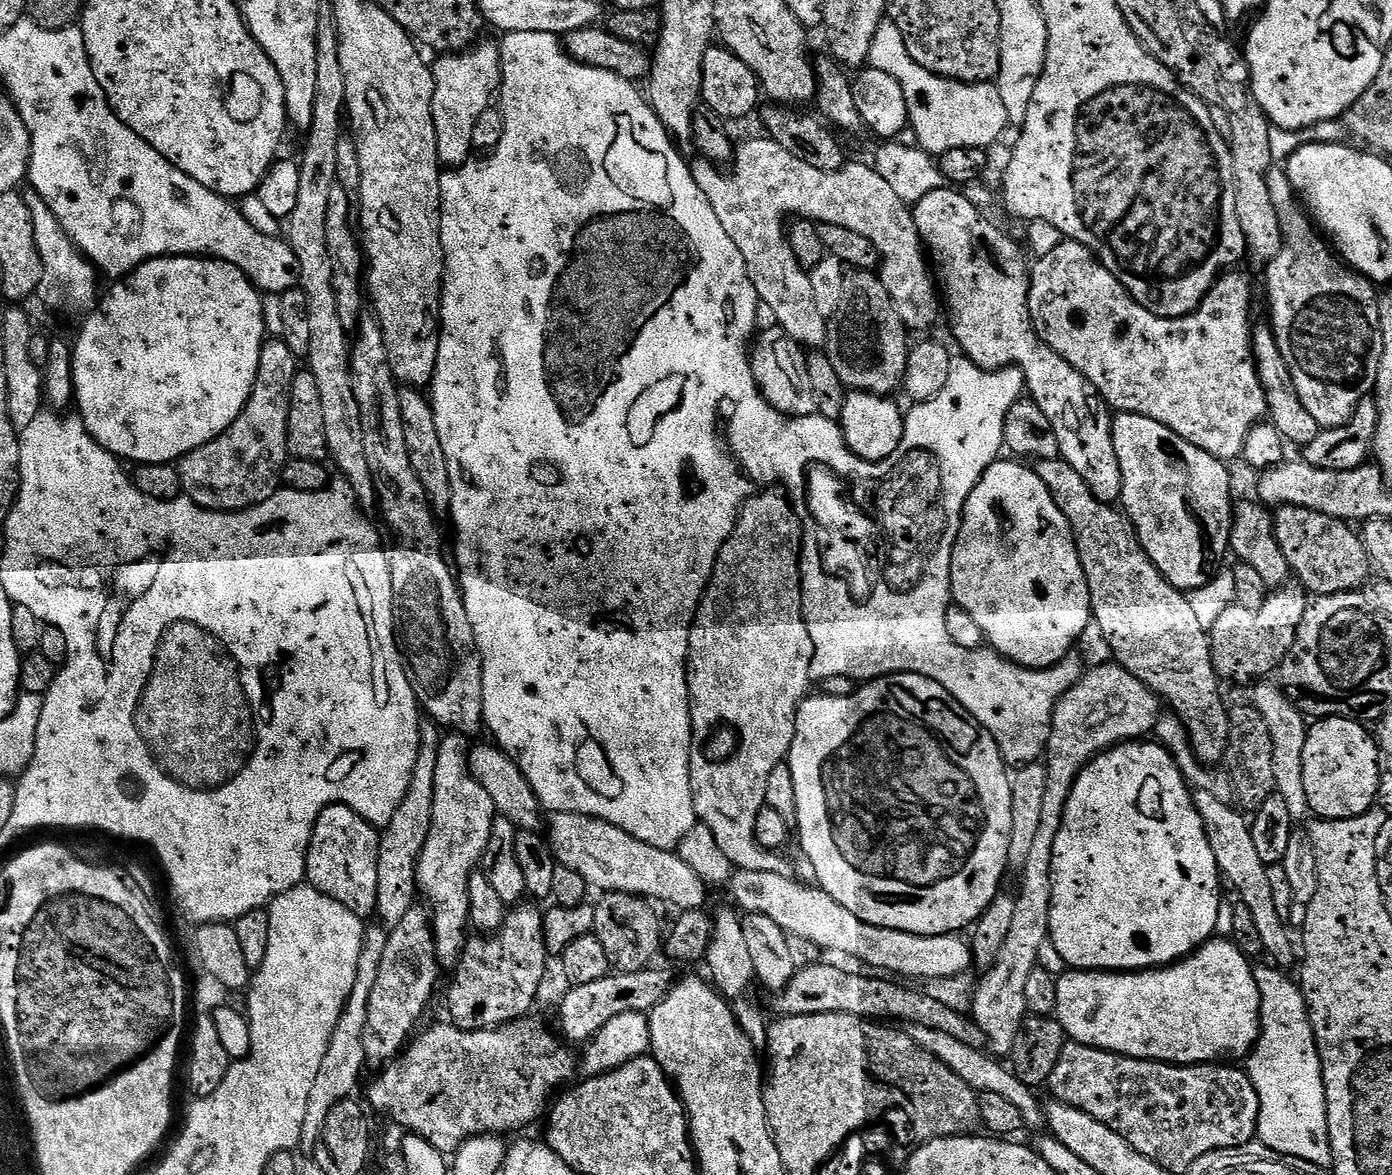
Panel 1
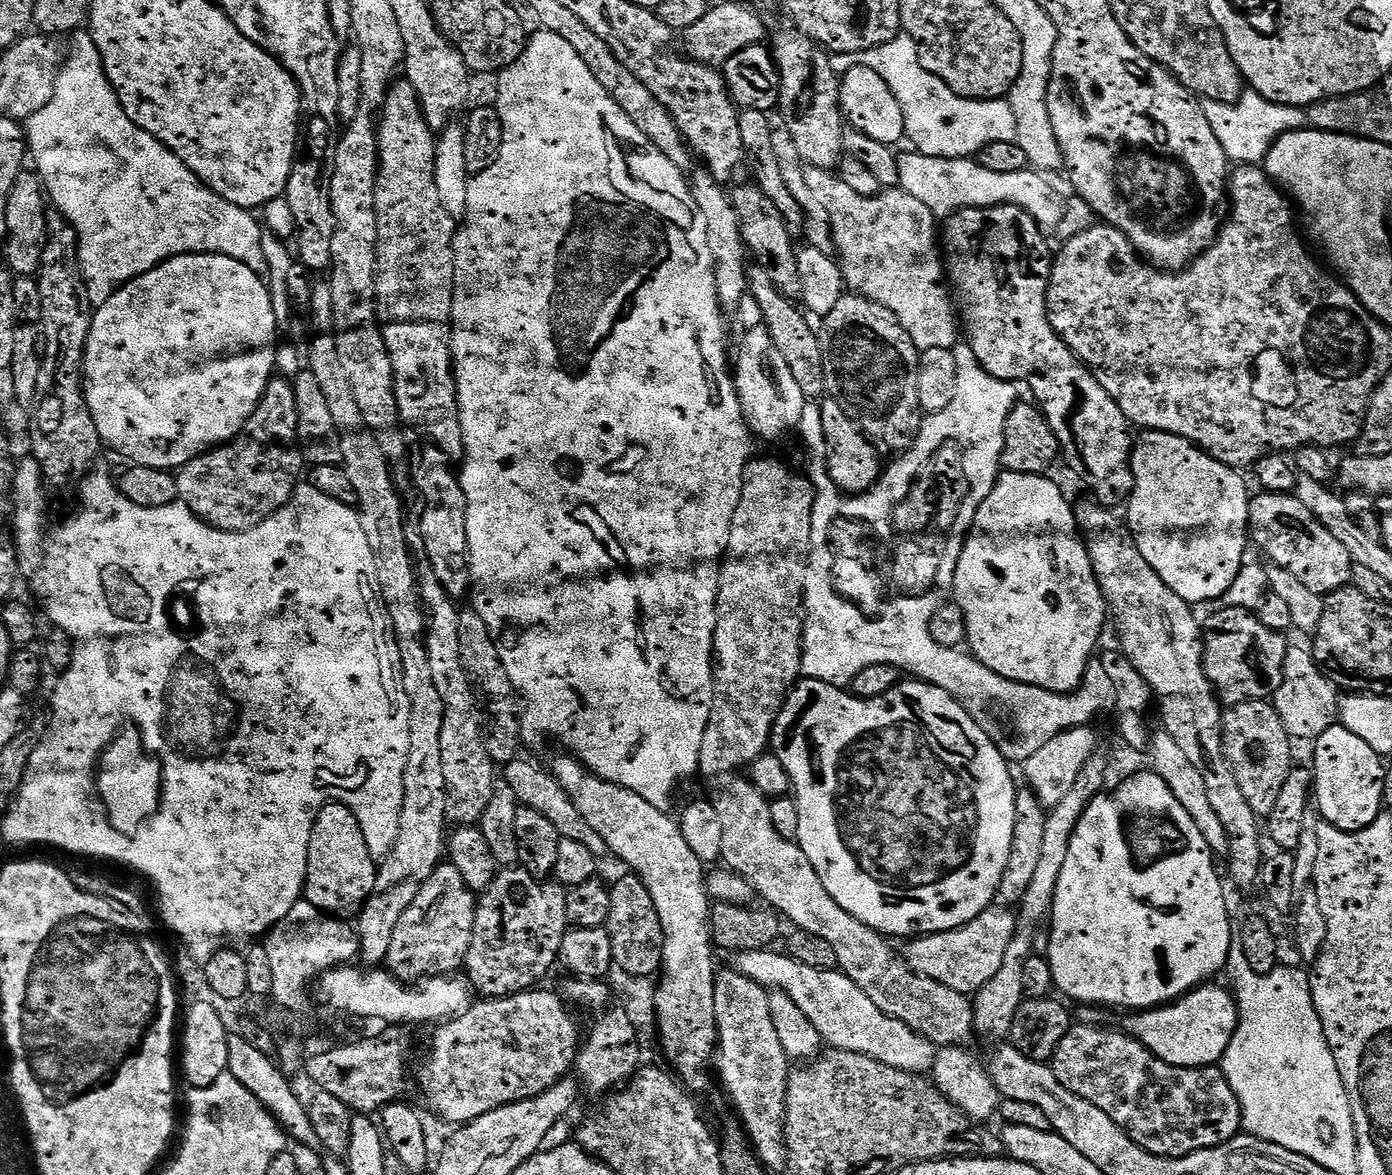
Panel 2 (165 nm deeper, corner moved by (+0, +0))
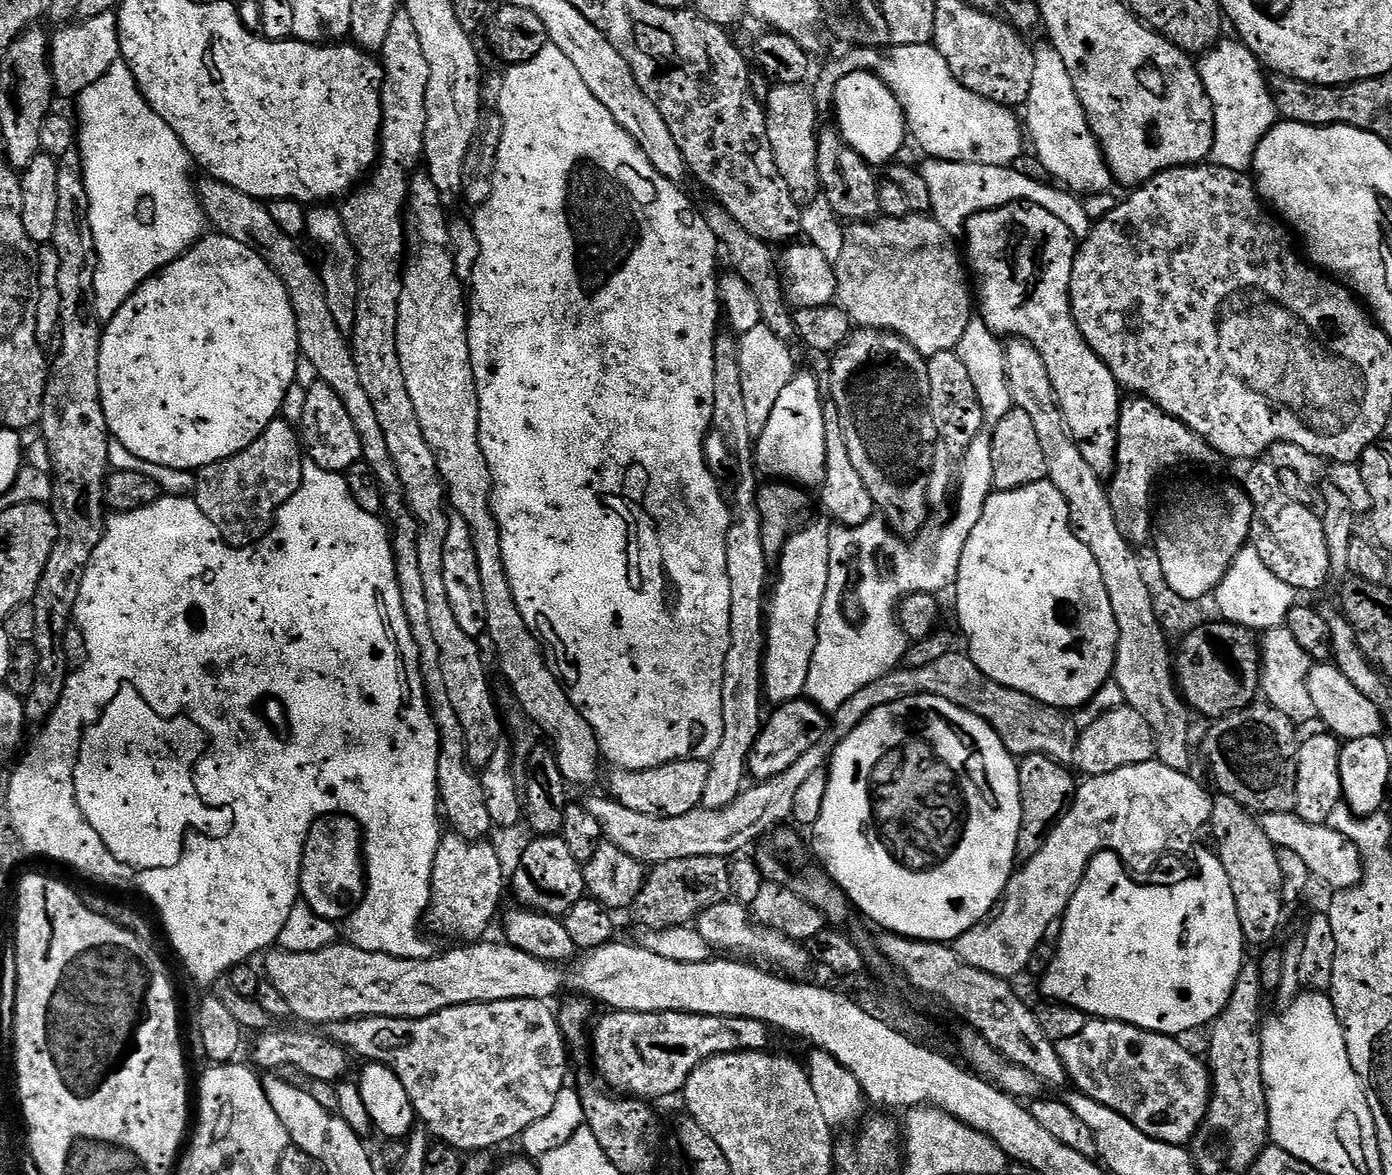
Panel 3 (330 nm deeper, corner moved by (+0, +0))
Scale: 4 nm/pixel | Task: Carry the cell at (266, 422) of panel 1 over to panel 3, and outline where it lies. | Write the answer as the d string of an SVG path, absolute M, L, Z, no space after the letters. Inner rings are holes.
M277 418L271 420L260 431L257 440L252 441L240 452L218 461L217 464L208 464L205 468L199 469L195 473L194 499L202 514L210 518L213 529L225 541L248 542L296 493L302 482L304 466L302 445L297 429L293 425L291 428L284 418Z

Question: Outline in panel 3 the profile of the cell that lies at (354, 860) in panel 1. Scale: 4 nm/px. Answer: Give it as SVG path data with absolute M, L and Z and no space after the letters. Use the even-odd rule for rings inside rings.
M329 814L311 821L300 861L300 890L303 903L322 918L340 922L364 894L366 877L362 865L362 833L350 816Z

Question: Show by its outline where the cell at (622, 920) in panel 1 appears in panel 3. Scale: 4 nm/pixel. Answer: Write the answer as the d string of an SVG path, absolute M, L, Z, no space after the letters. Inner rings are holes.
M691 856L655 865L636 895L634 911L644 928L673 928L693 921L709 904L729 895L729 863L722 856Z

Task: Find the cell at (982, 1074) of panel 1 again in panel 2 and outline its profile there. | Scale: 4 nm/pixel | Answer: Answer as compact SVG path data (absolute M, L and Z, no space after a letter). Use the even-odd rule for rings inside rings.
M746 950L734 956L736 971L746 974L754 982L766 989L790 994L794 998L802 1014L814 1022L814 1030L818 1030L821 1041L829 1049L841 1048L847 1052L861 1052L863 1056L874 1058L886 1066L894 1066L894 1070L906 1070L915 1076L931 1073L936 1065L937 1045L932 1044L922 1034L910 1030L898 1018L890 1018L850 978L846 973L831 968L830 970L814 970L814 966L802 966L793 956L781 954L776 950Z

